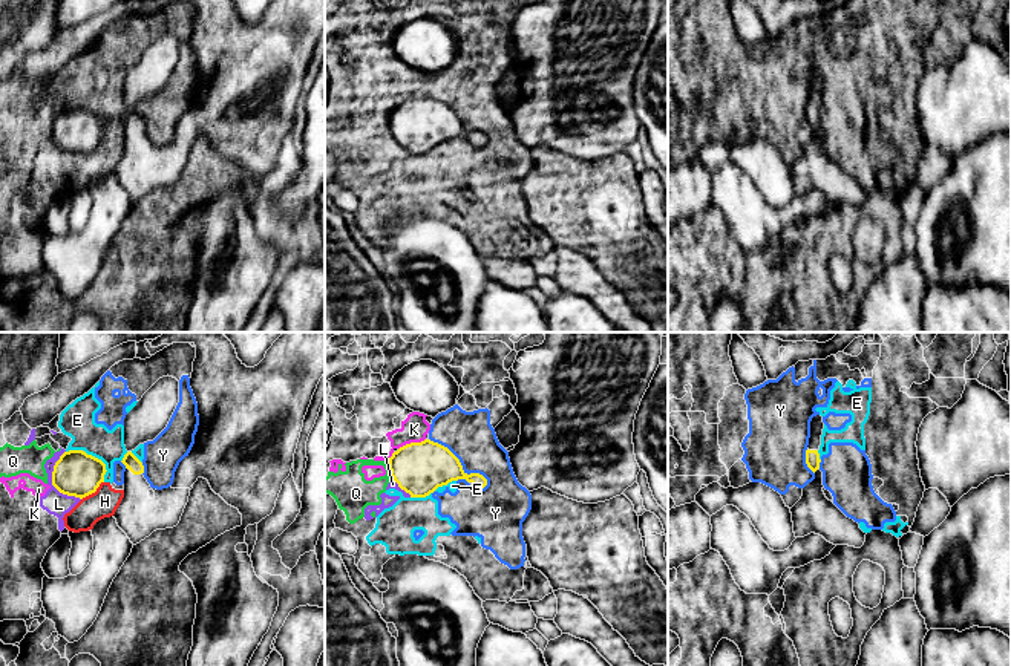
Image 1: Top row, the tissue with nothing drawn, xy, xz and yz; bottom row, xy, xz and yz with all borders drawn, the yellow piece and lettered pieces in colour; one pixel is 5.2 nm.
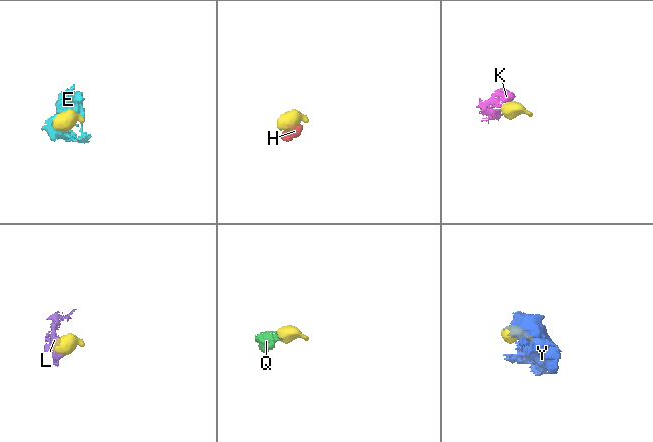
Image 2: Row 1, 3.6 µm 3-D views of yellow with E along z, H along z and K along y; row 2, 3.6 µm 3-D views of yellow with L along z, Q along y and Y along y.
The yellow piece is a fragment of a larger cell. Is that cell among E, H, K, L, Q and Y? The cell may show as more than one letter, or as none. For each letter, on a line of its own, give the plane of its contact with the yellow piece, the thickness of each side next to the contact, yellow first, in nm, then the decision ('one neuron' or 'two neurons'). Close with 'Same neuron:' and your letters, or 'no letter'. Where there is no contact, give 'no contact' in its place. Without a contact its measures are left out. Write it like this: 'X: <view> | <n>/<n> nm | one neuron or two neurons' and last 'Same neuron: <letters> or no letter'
E: xy | 240/170 nm | two neurons
H: xy | 240/150 nm | two neurons
K: xz | 280/140 nm | two neurons
L: xy | 240/120 nm | two neurons
Q: xz | 280/200 nm | two neurons
Y: xz | 280/260 nm | two neurons
Same neuron: no letter

